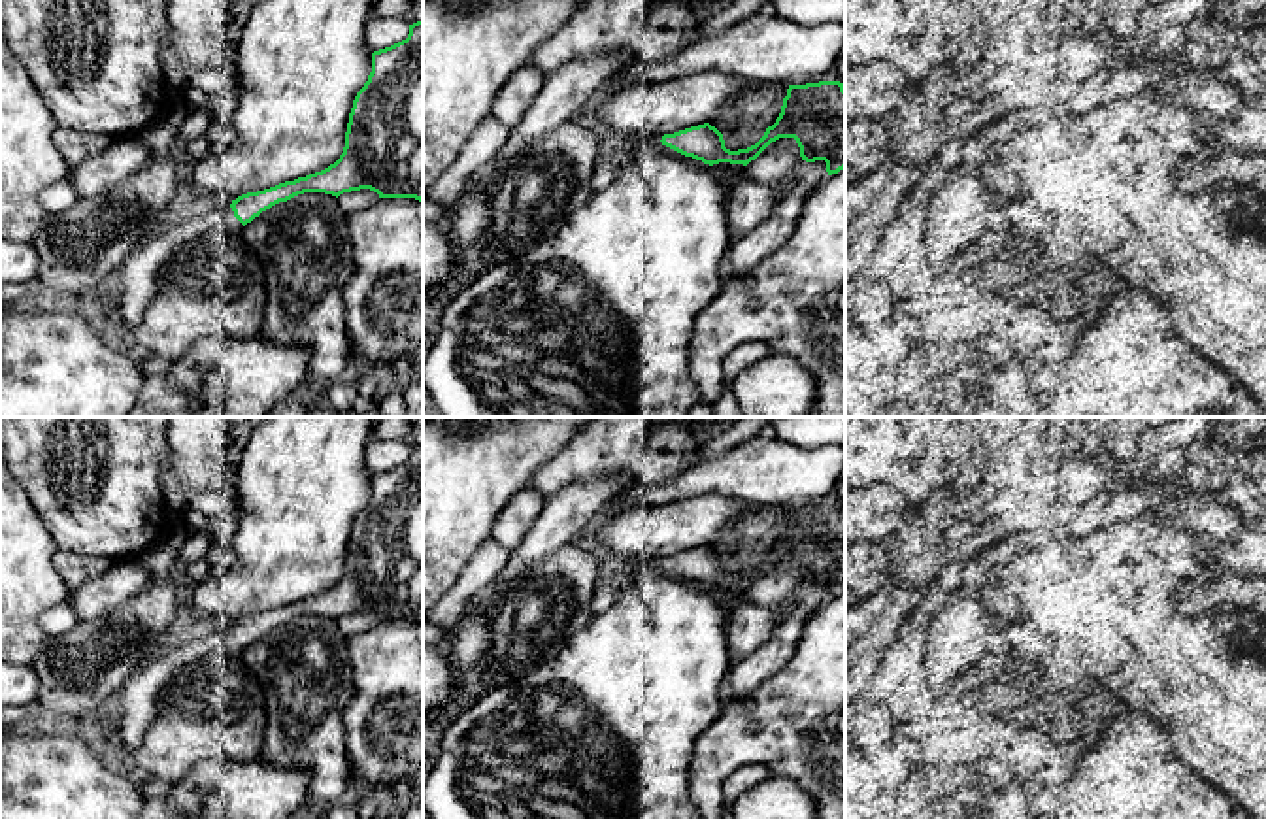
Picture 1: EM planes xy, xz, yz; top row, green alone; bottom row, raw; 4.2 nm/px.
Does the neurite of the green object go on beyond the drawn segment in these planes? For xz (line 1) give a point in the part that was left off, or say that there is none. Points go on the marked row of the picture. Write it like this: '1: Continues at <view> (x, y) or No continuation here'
1: No continuation here

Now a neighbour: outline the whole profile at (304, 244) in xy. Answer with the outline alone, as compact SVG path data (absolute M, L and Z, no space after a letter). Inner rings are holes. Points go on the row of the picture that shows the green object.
M325 192L298 194L262 211L242 234L262 259L266 308L260 338L306 347L311 376L328 381L349 376L355 360L345 326L343 289L353 277L355 264L347 213L338 198Z

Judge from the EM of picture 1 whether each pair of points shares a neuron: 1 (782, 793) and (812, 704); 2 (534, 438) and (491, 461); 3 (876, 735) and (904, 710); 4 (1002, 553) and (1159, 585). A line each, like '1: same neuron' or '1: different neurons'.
1: different neurons
2: same neuron
3: different neurons
4: different neurons

